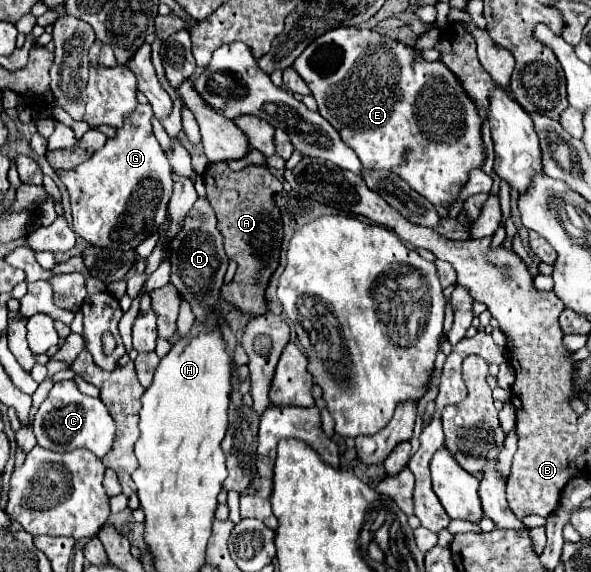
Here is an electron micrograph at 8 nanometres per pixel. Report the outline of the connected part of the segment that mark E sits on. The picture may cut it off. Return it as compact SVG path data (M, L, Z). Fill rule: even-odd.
M341 26L315 38L295 60L293 68L311 88L319 104L319 114L339 132L341 140L353 148L365 168L397 172L431 204L449 206L465 186L469 170L483 166L481 118L477 116L473 100L465 96L457 78L441 62L425 62L417 50L373 30ZM405 148L411 148L407 156Z

